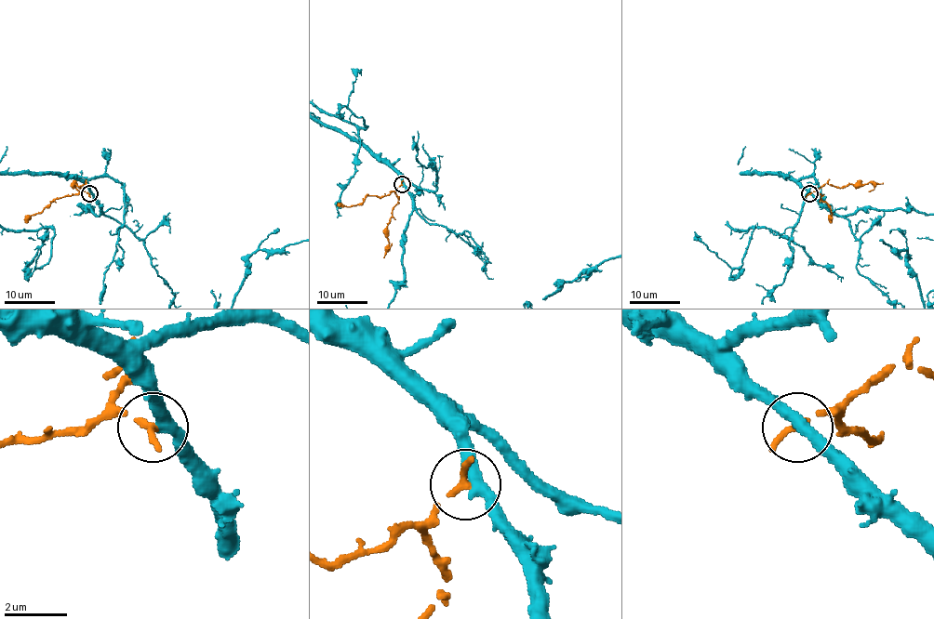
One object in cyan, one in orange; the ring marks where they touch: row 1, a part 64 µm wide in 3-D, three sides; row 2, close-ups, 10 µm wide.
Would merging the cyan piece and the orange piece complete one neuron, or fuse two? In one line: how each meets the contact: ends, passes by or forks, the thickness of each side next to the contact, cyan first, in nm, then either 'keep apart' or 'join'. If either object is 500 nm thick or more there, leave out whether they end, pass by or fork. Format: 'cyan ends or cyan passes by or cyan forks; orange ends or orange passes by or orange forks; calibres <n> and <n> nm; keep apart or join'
cyan passes by; orange ends; calibres 380 and 280 nm; keep apart

